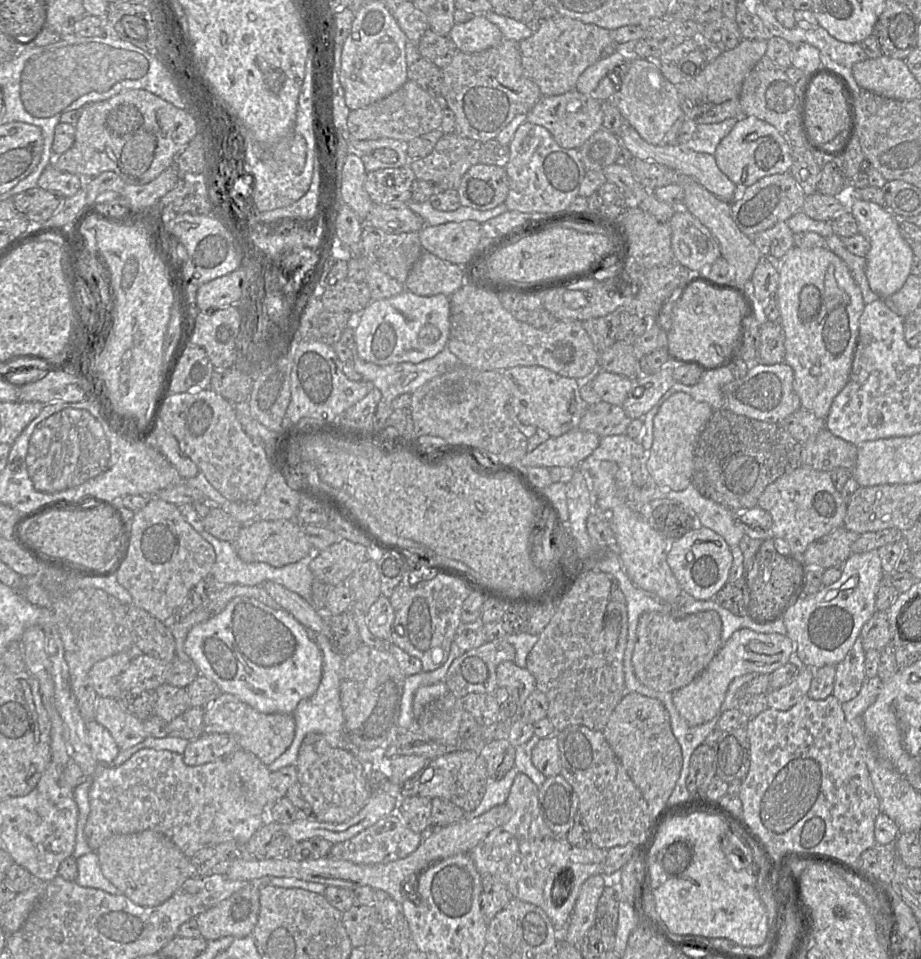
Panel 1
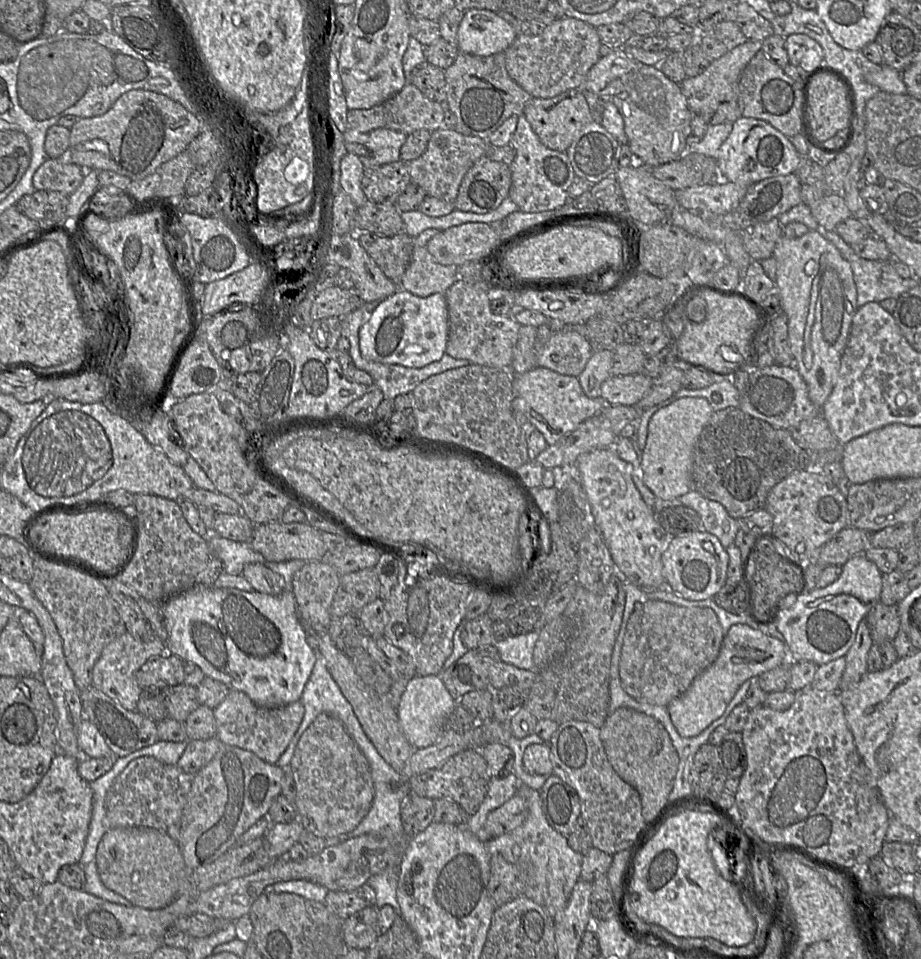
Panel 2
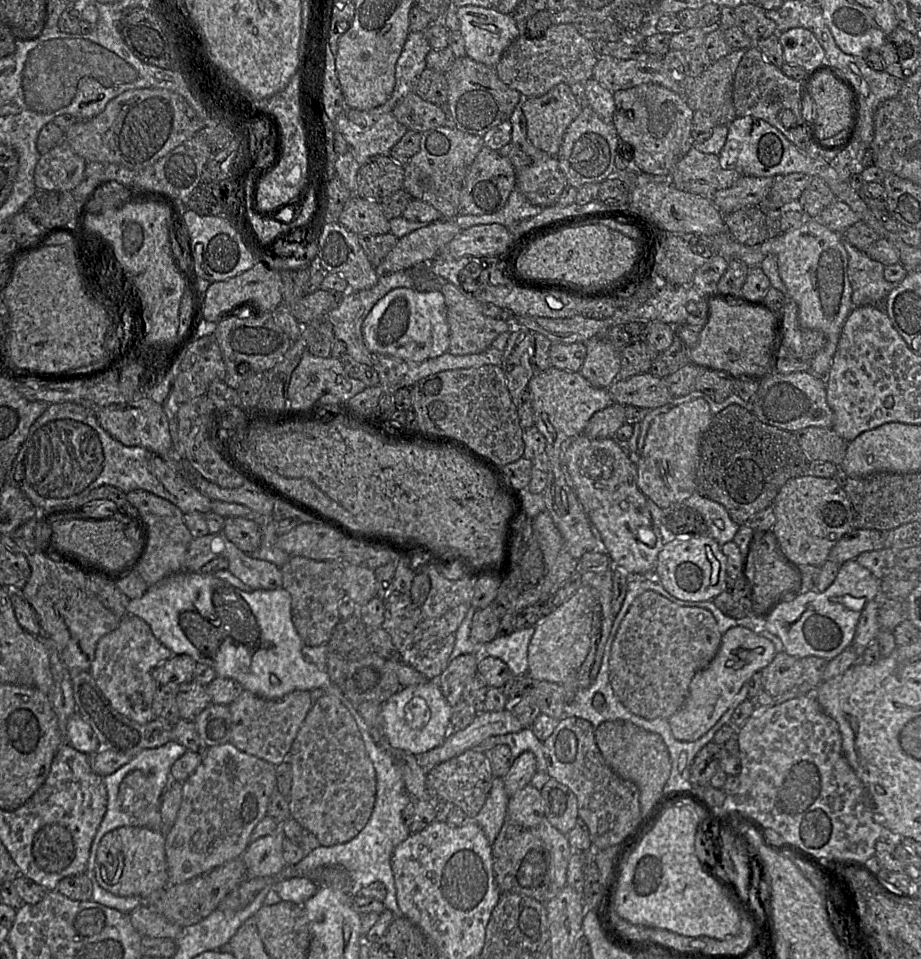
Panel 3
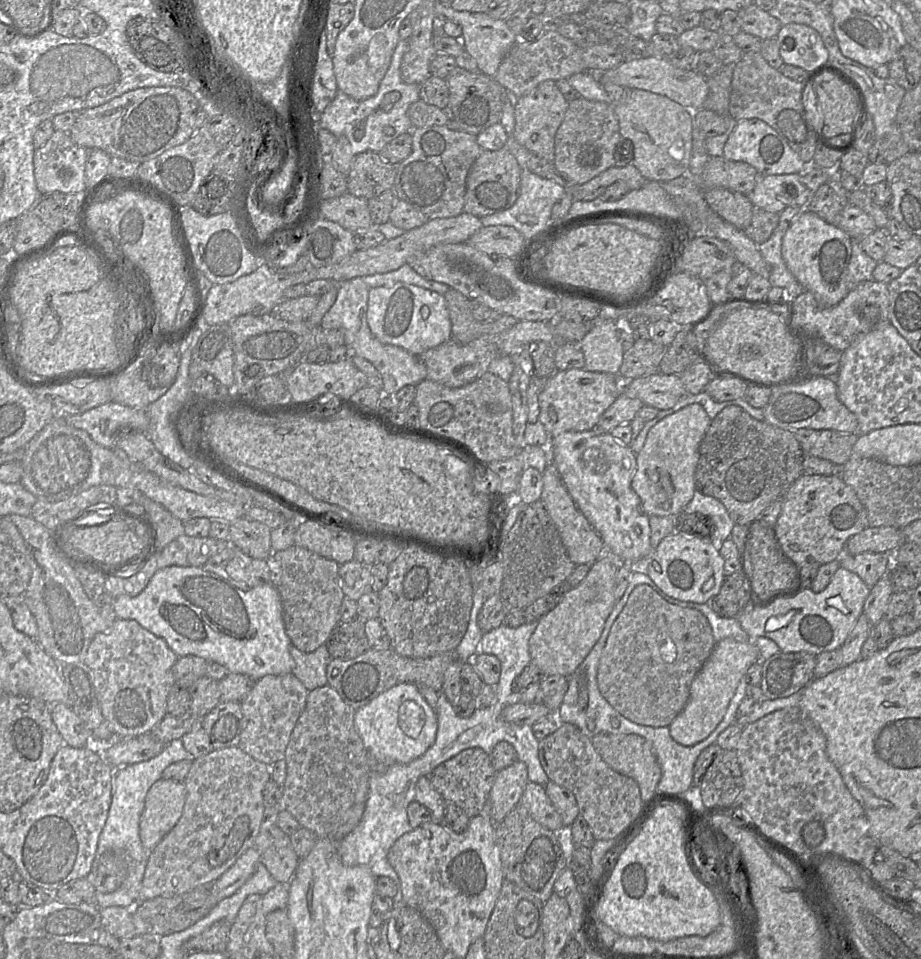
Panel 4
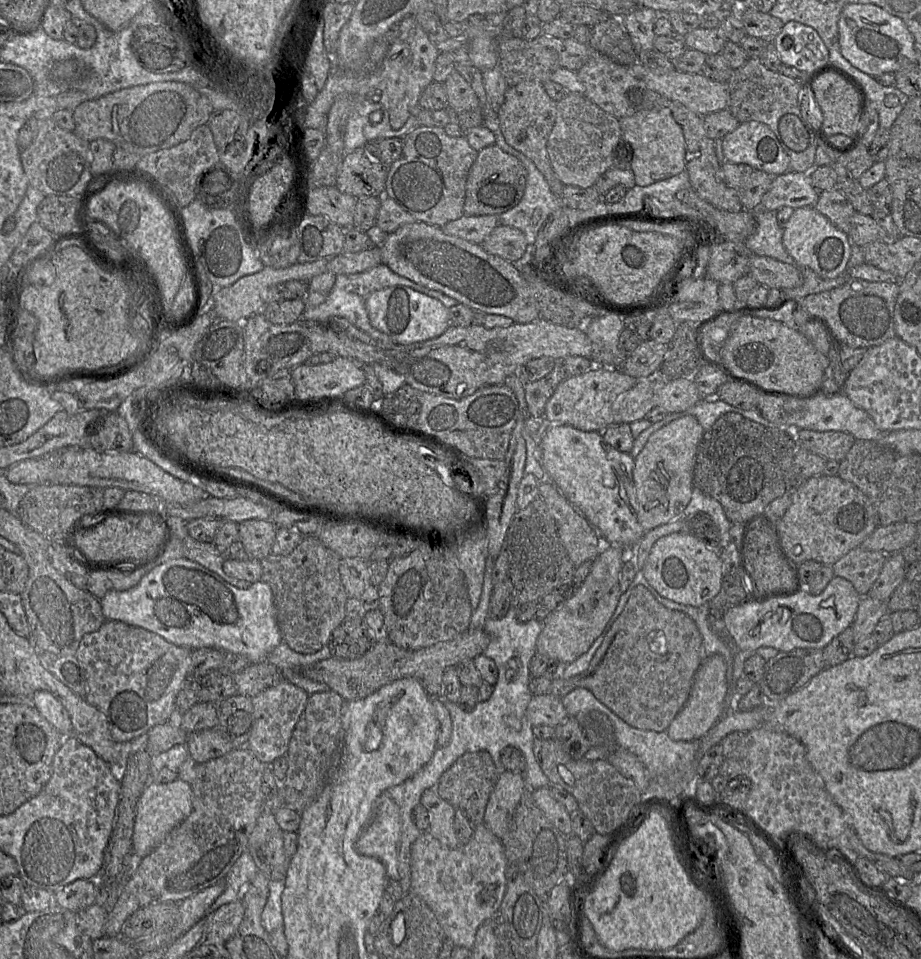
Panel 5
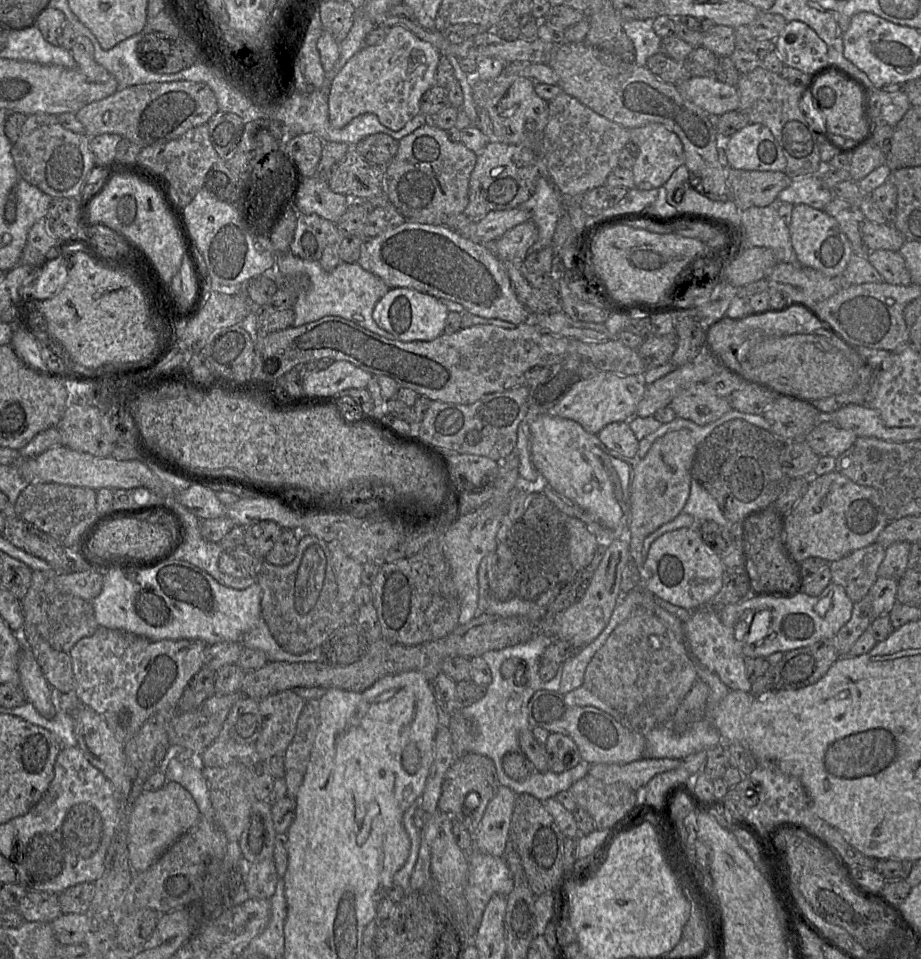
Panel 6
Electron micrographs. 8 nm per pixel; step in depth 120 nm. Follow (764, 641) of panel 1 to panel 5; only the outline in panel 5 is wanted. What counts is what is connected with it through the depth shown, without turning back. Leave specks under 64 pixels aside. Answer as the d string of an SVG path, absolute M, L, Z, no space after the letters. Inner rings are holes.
M720 655L706 657L698 668L689 698L670 723L667 733L676 741L692 741L704 736L723 717L723 701L727 692L727 665Z

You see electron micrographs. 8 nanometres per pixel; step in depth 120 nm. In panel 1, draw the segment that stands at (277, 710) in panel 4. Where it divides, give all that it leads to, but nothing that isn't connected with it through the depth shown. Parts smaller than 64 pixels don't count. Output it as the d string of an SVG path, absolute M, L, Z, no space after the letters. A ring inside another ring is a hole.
M221 693L205 709L204 733L227 733L236 737L242 750L253 753L266 766L272 764L292 744L295 737L295 719L292 713L261 713L236 696Z

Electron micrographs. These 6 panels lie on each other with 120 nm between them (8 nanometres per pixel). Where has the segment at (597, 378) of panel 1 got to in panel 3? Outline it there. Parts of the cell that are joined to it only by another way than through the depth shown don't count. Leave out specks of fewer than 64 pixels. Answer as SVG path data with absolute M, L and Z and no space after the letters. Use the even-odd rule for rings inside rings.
M651 373L615 381L608 391L614 403L649 410L661 407L672 399L664 379L655 377Z

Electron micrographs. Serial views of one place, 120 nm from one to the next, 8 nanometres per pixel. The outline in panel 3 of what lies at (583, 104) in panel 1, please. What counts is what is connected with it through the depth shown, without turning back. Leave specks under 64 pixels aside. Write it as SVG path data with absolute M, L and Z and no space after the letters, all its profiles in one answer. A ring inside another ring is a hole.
M564 83L554 86L543 96L523 98L521 108L526 119L528 140L537 149L555 157L561 147L567 128L583 110L570 86Z

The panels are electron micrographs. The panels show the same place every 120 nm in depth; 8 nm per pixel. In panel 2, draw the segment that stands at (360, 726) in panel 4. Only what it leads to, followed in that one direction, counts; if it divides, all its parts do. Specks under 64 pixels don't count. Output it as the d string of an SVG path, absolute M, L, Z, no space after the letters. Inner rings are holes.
M415 675L410 678L396 707L396 714L401 730L411 746L421 749L433 745L447 728L447 721L457 704L440 676Z

